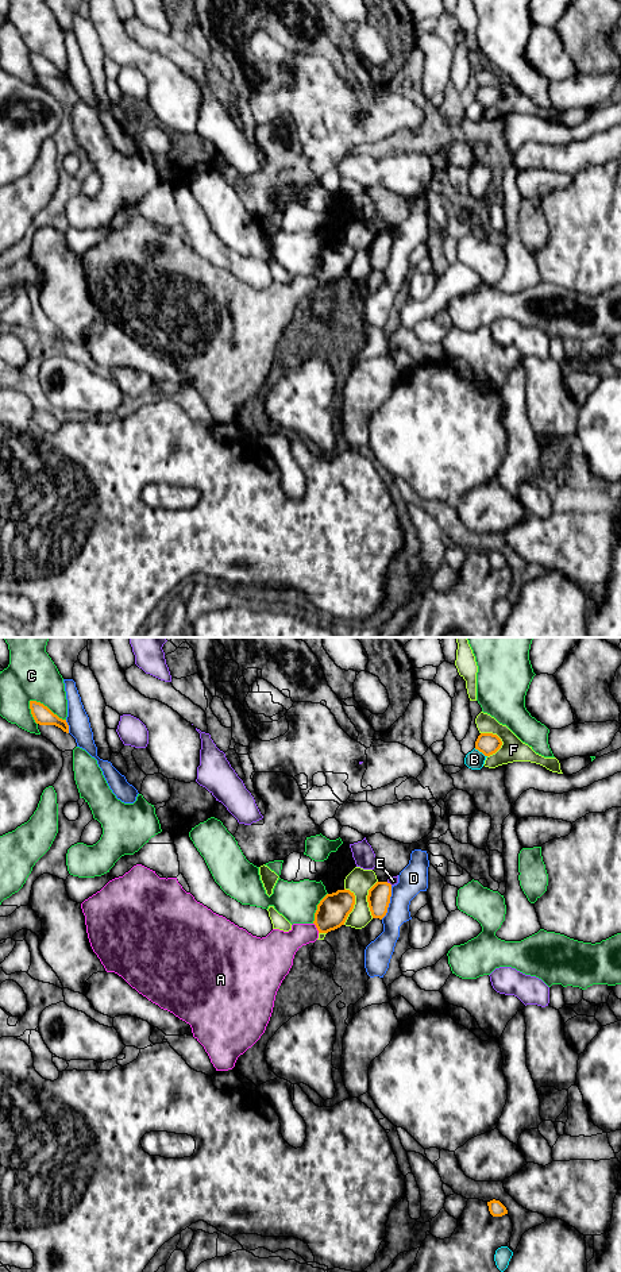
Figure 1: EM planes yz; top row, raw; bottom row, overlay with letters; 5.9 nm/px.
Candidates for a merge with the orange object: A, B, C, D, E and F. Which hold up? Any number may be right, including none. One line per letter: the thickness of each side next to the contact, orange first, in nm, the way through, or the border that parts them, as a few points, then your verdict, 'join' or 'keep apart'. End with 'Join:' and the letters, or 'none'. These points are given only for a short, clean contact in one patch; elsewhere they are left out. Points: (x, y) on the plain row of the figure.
A: 190/200 nm | along yz (313, 274), (319, 284) | keep apart
B: 130/110 nm | keep apart
C: 110/300 nm | keep apart
D: 140/170 nm | keep apart
E: 140/50 nm | keep apart
F: 130/140 nm | keep apart
Join: none

